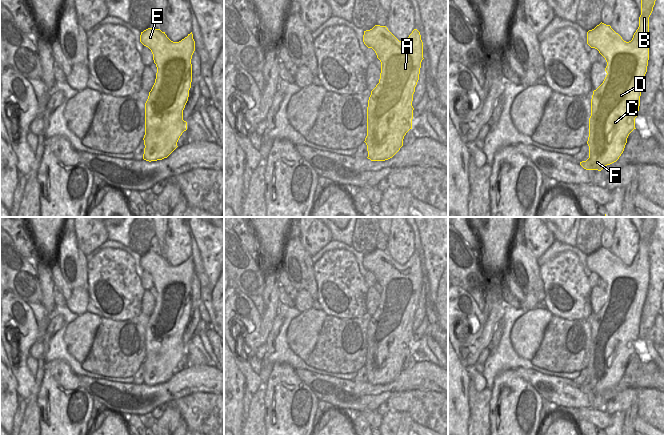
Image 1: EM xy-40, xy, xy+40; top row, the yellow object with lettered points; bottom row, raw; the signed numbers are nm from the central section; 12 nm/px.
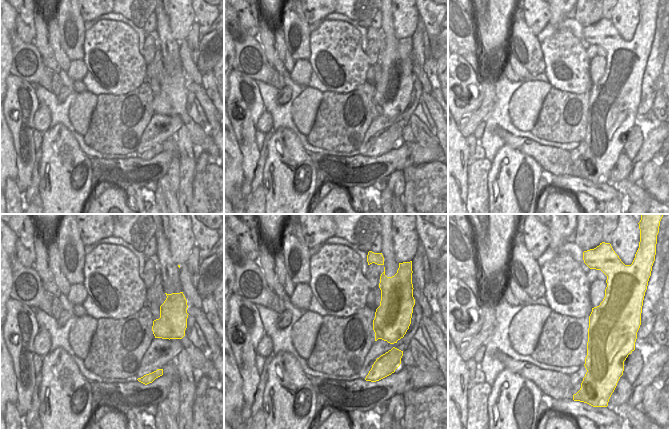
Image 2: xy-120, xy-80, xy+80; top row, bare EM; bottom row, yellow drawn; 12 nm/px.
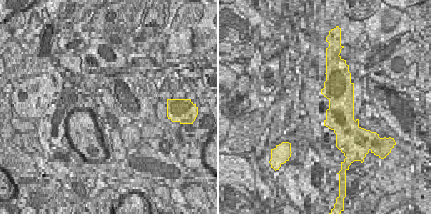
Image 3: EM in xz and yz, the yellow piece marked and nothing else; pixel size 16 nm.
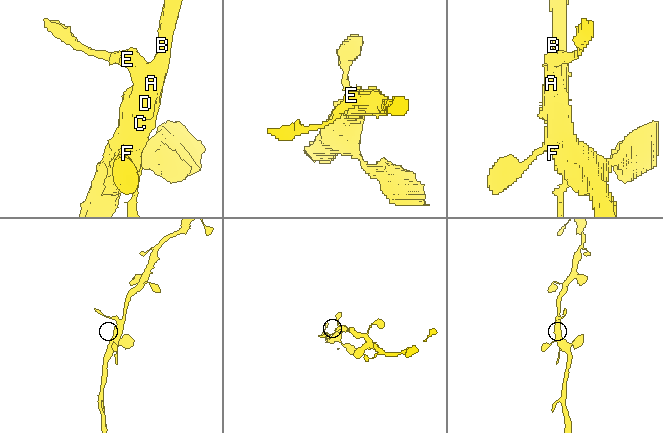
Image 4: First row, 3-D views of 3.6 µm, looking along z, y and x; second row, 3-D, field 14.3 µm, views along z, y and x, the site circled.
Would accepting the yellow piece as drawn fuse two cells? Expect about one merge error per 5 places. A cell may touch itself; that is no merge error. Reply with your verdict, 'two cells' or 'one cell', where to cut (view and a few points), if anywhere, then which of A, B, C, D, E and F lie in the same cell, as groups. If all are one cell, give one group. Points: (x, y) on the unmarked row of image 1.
one cell | no cut | A B C D E F

